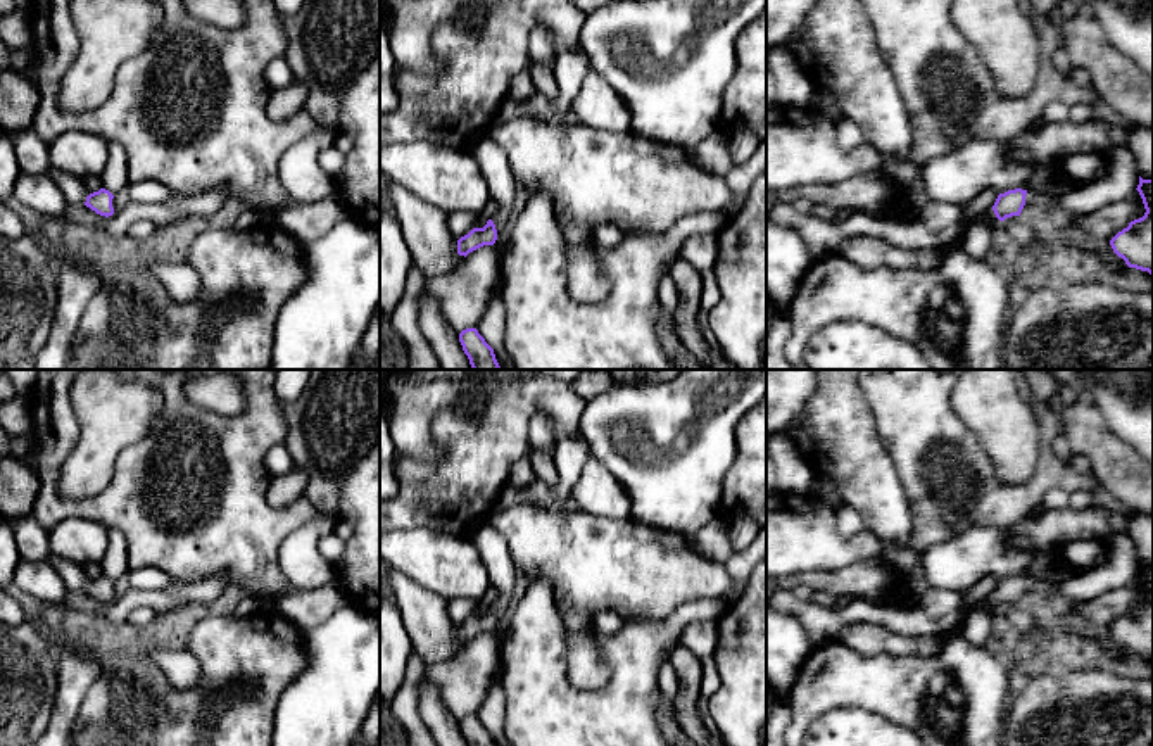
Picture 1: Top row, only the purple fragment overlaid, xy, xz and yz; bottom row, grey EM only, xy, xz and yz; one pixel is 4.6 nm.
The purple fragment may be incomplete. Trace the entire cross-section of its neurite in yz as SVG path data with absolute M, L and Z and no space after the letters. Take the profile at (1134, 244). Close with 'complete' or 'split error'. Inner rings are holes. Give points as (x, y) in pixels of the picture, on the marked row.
M1143 180L1136 188L1144 204L1144 216L1118 231L1110 245L1129 268L1148 271L1153 276L1153 180Z; complete

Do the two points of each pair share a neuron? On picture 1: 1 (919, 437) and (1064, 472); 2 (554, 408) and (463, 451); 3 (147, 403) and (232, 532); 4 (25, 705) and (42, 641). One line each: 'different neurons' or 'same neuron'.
1: same neuron
2: same neuron
3: different neurons
4: same neuron

